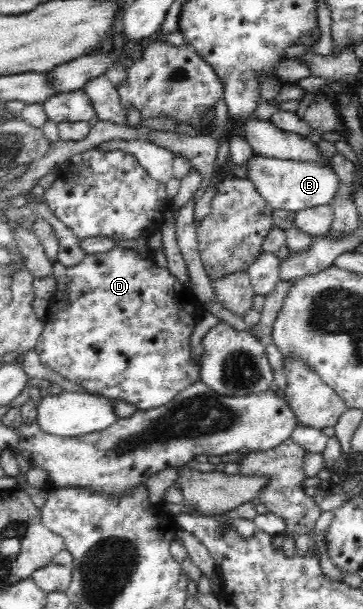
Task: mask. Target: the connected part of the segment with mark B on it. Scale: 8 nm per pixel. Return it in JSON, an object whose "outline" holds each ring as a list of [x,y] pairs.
{"outline":[[[254,153],[244,165],[236,166],[244,168],[245,178],[256,186],[258,194],[273,211],[296,213],[308,208],[329,205],[339,188],[339,179],[334,170],[322,164],[276,159]]]}

